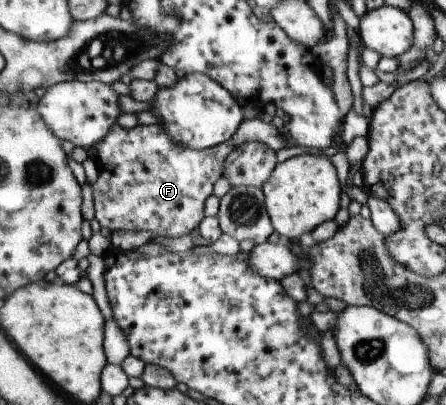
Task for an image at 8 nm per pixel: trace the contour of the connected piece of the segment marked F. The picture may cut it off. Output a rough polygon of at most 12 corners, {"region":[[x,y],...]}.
{"region":[[244,120],[205,150],[159,123],[95,146],[95,226],[174,239],[198,230],[229,154],[291,146]]}

